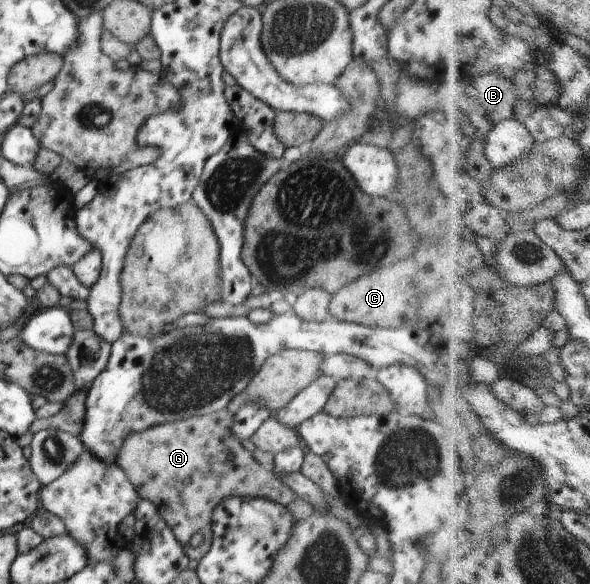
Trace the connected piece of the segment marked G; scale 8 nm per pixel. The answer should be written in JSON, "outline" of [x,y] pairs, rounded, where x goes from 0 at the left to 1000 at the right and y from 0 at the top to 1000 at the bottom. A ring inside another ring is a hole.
{"outline":[[[380,697],[356,711],[329,711],[305,721],[268,726],[247,738],[220,743],[198,781],[198,796],[212,807],[215,820],[229,830],[236,851],[251,853],[263,863],[271,885],[290,901],[300,925],[314,937],[322,959],[336,961],[354,945],[361,921],[358,878],[380,853],[390,849],[454,853],[485,868],[505,851],[488,830],[461,810],[458,801],[441,796],[431,788],[427,777],[410,765],[408,755],[392,736],[397,712],[397,707]],[[331,913],[342,913],[346,926],[342,933],[325,940],[319,926]]]}

